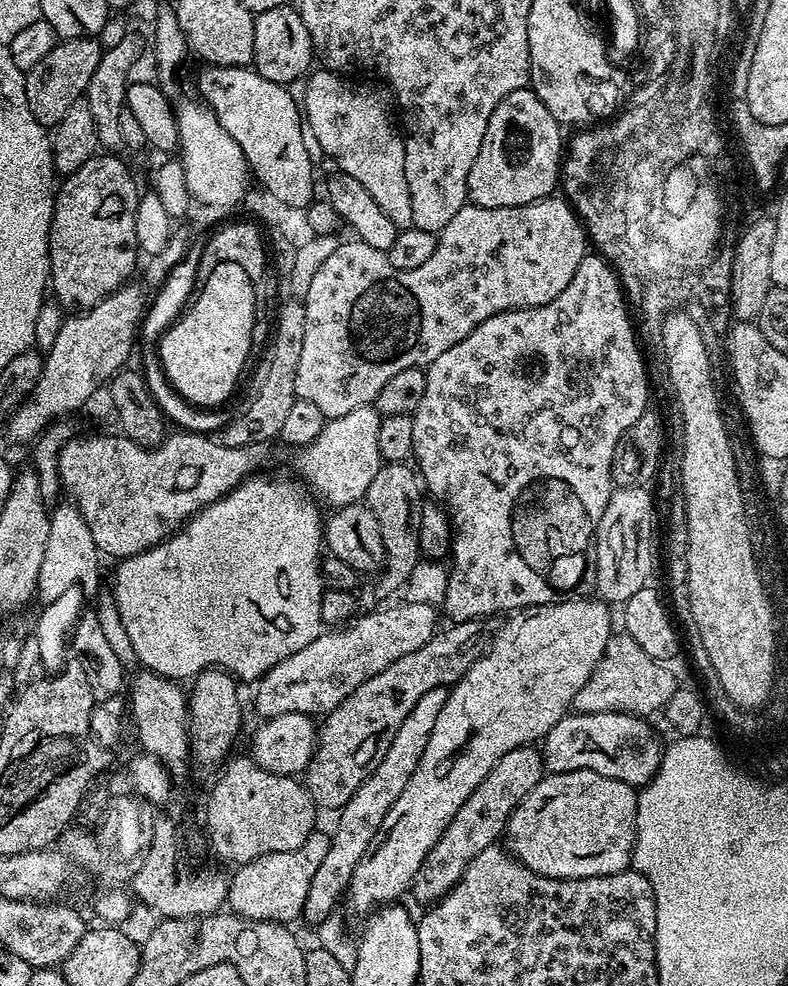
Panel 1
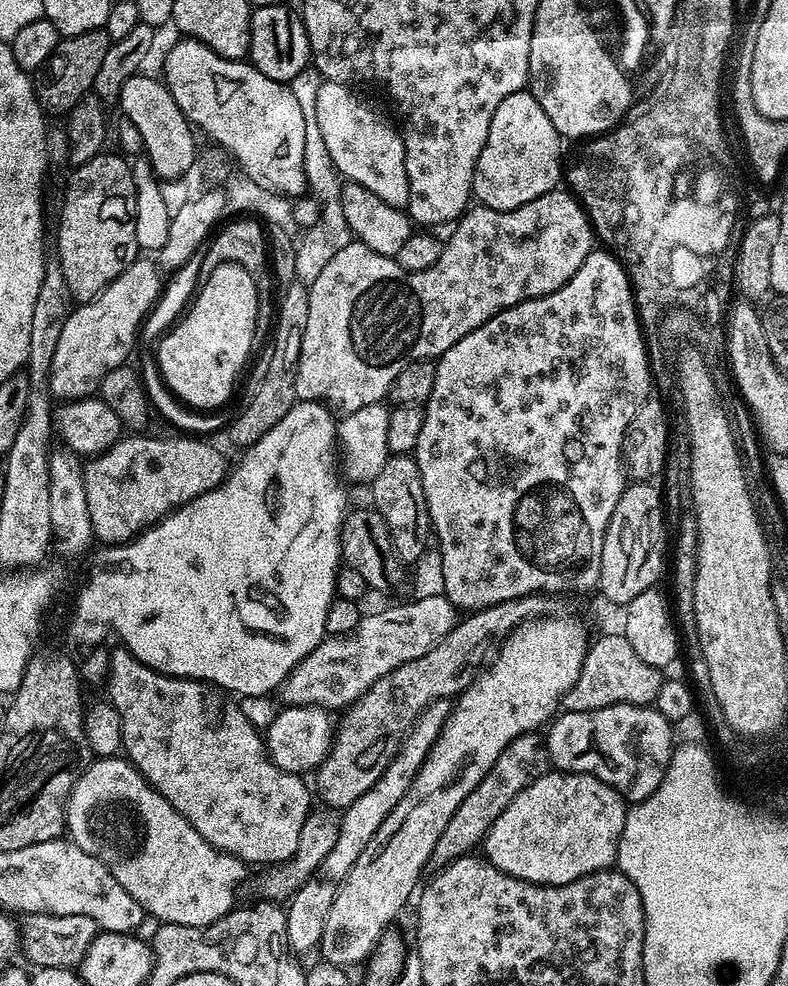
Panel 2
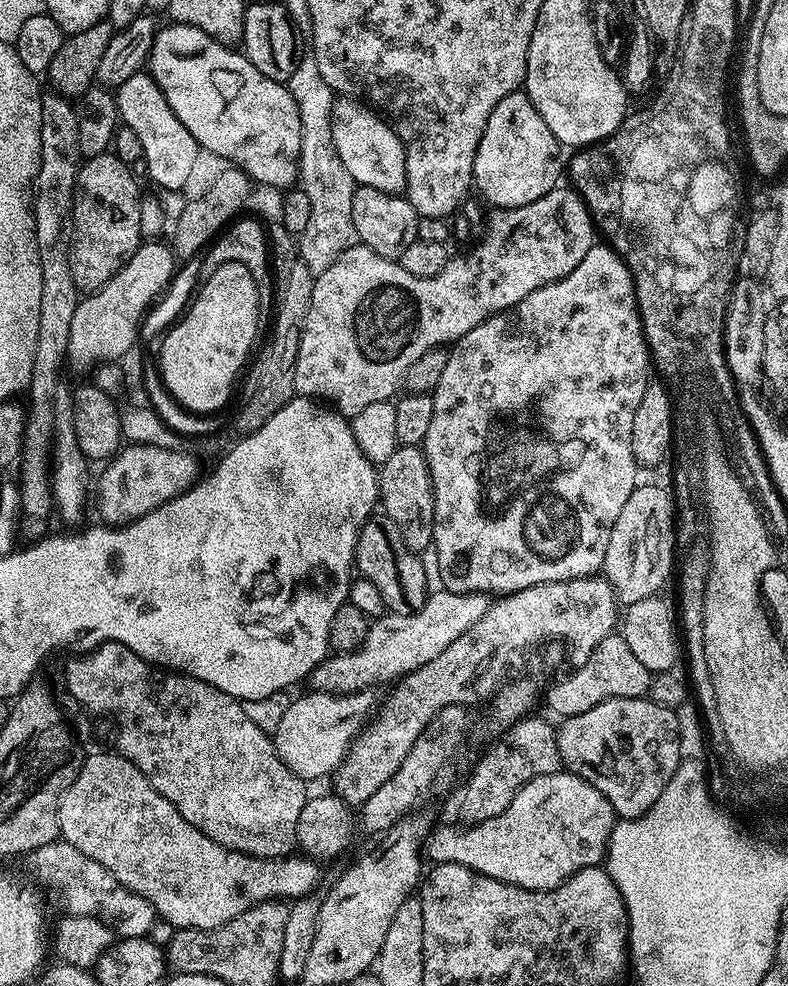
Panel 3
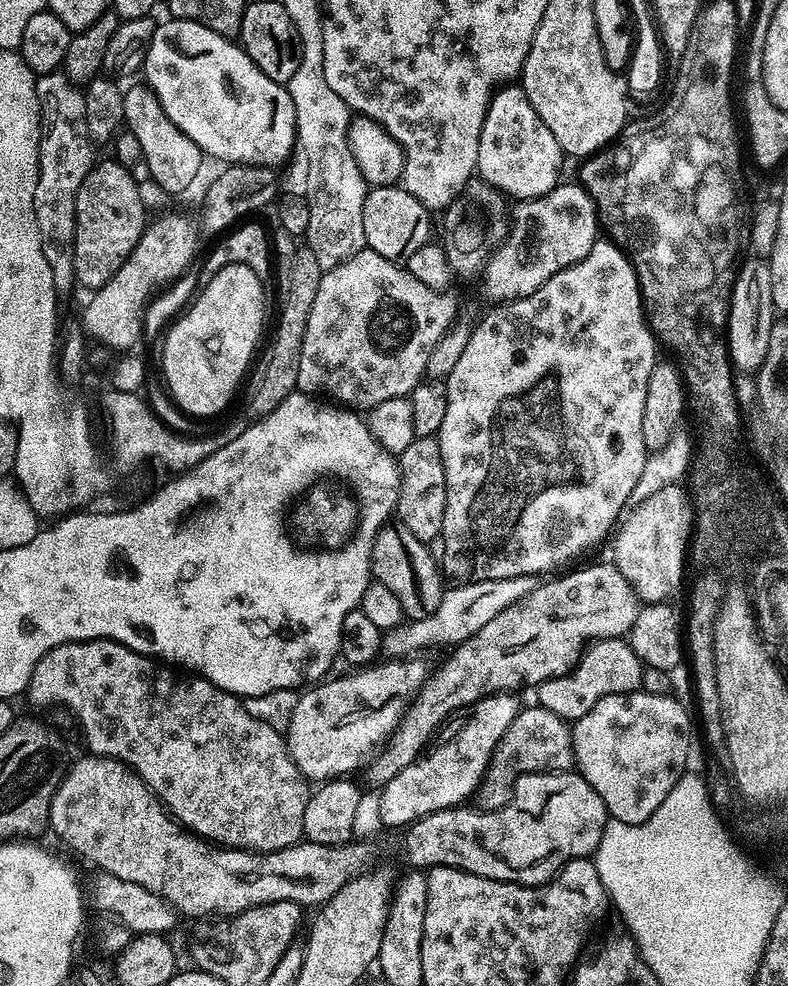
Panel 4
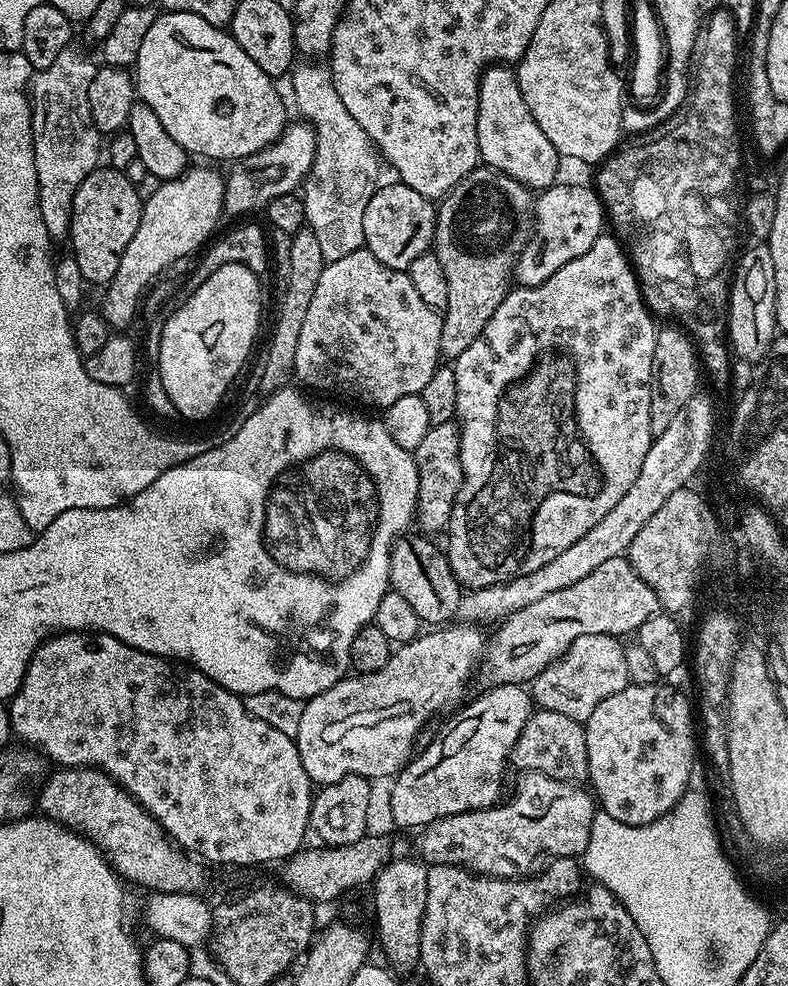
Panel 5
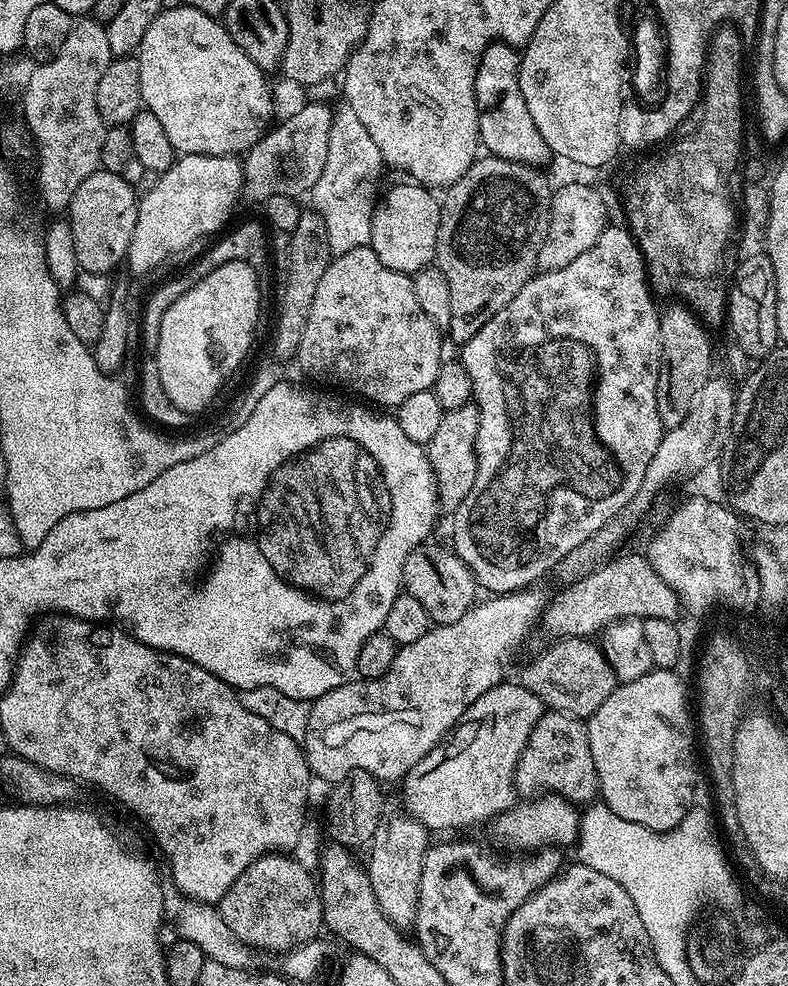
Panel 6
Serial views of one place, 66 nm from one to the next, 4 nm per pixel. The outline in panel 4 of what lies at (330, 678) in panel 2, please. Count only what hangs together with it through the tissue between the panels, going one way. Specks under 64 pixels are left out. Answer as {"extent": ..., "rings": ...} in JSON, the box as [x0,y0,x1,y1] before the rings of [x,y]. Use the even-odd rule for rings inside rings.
{"extent":[382,576,538,658],"rings":[[[519,576],[502,580],[474,580],[471,584],[457,583],[444,593],[442,602],[434,614],[421,620],[405,622],[398,628],[391,629],[385,635],[382,645],[385,653],[392,658],[412,658],[424,654],[427,648],[440,648],[443,644],[457,646],[464,640],[469,640],[490,618],[502,614],[508,606],[514,606],[522,598],[526,598],[538,585],[535,576]]]}

